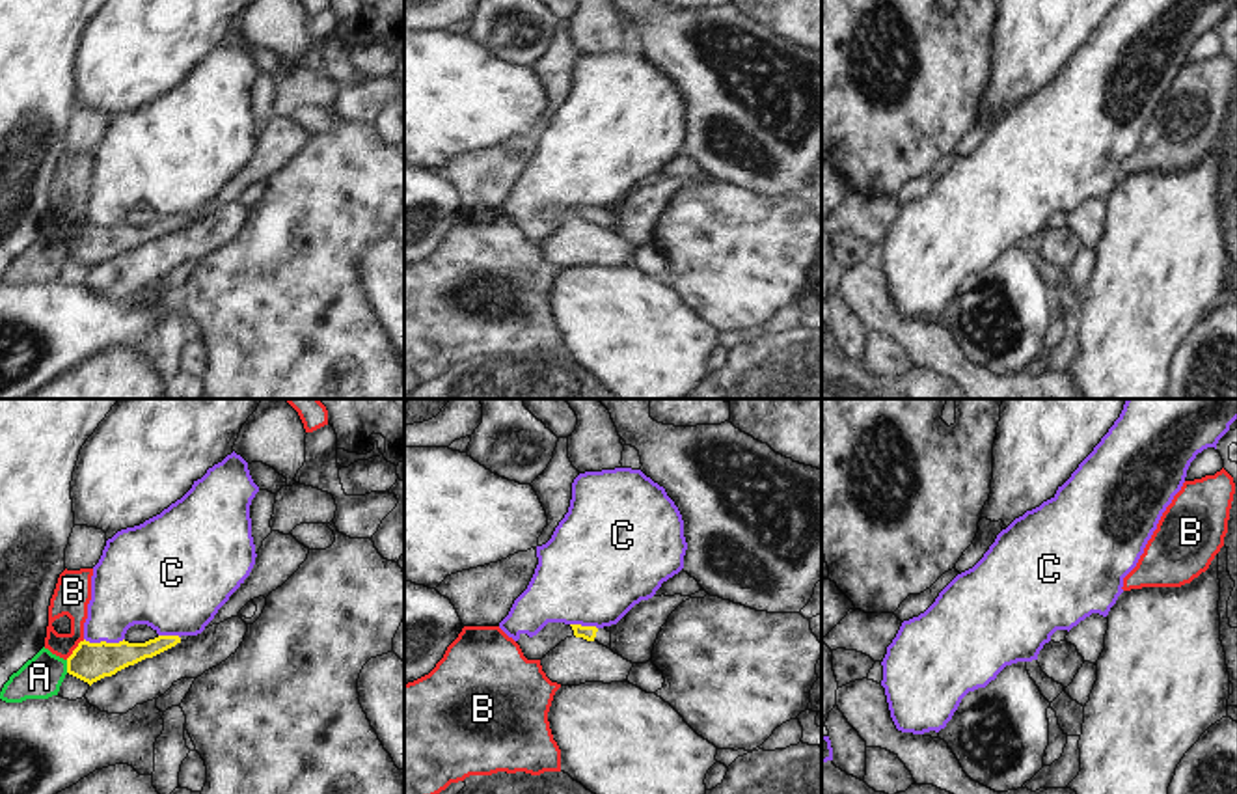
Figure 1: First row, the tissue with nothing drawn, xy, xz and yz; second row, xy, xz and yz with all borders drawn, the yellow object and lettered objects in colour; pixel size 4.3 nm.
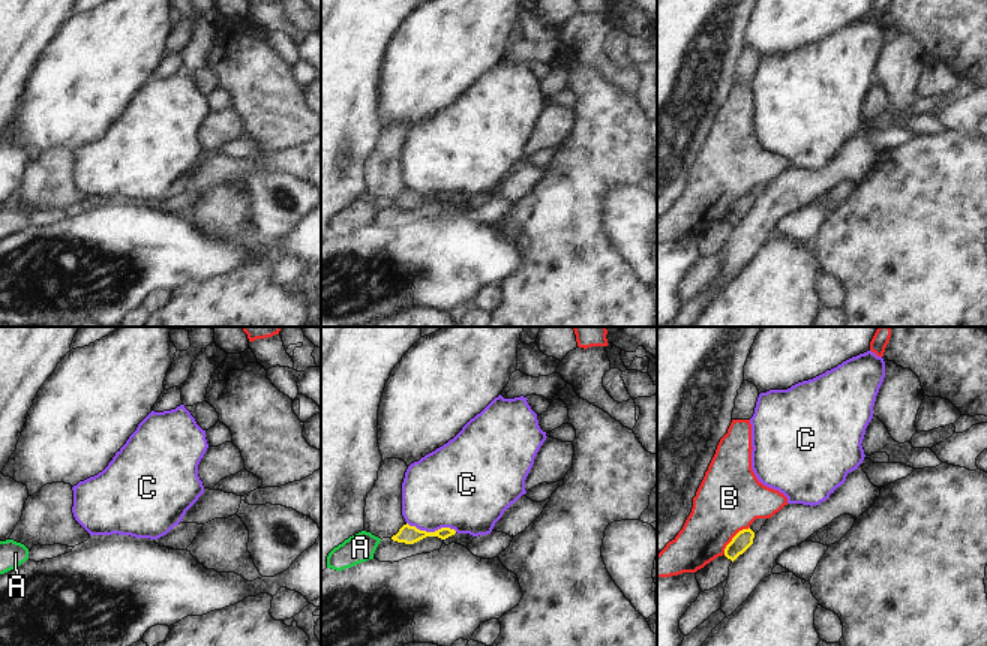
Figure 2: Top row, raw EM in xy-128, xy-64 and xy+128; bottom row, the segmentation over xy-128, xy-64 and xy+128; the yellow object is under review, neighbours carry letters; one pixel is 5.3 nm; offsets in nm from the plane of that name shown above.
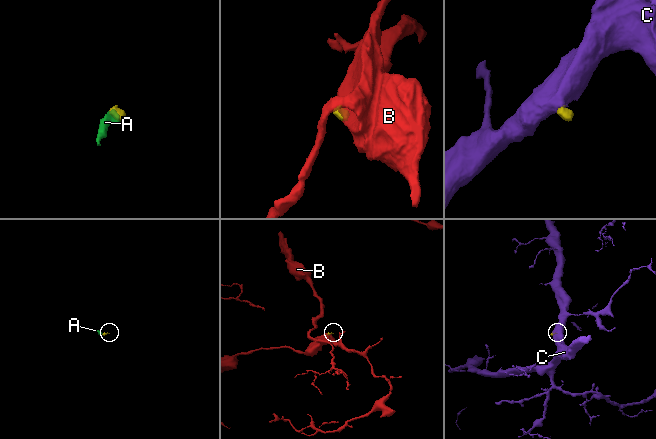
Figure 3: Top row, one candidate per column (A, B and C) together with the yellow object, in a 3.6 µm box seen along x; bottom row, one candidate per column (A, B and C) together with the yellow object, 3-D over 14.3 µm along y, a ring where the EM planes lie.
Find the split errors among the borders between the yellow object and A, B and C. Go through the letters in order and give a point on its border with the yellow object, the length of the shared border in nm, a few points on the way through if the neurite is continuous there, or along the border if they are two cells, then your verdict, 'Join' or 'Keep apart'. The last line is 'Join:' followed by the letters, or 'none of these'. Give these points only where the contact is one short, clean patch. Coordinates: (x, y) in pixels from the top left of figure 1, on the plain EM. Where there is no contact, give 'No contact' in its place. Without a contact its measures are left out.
A: Touches yellow at xy (67, 248). Shared border 60 nm. Boundary: xy (66, 243), (67, 254). Keep apart
B: Touches yellow at xy (75, 232). Shared border 120 nm. Boundary: xy (84, 222), (66, 241). Keep apart
C: Touches yellow at xy (105, 224). Shared border 180 nm. Boundary: xy (84, 220), (90, 224), (123, 222). Keep apart
Join: none of these.

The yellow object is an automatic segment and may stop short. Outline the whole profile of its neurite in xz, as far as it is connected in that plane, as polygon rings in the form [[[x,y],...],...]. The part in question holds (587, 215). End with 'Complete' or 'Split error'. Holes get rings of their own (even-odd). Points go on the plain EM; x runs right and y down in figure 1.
[[[570,207],[576,220],[583,220],[587,224],[598,224],[604,229],[611,229],[611,214],[605,211],[596,209],[581,209],[581,207]]]. Split error.

